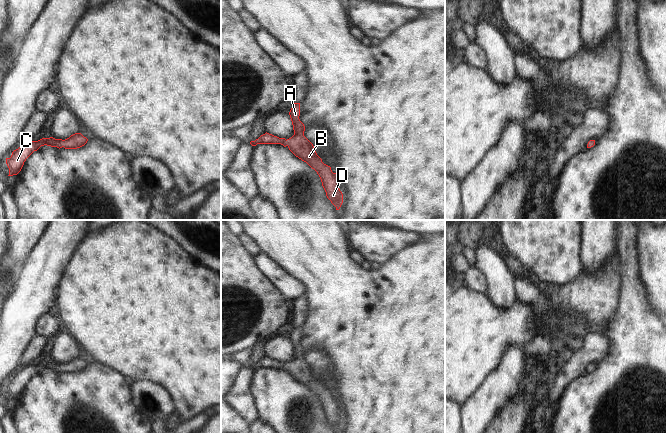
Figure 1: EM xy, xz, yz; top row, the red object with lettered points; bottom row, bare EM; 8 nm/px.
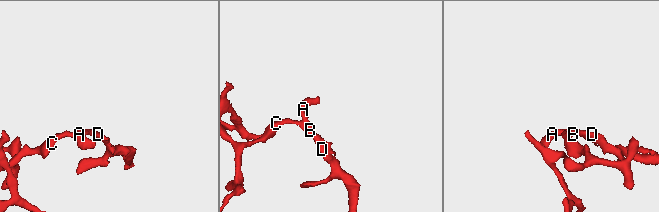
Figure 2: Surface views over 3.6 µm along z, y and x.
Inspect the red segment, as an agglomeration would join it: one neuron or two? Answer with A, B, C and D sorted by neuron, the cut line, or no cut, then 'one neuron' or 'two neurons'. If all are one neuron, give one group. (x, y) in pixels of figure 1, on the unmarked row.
A B C D; no cut; one neuron

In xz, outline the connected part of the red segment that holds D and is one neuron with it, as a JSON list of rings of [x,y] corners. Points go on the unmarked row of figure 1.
[[[294,327],[289,339],[294,354],[294,359],[291,362],[286,364],[285,362],[279,362],[266,356],[255,365],[251,365],[250,368],[252,370],[256,370],[257,368],[281,368],[284,371],[287,370],[296,381],[306,386],[317,396],[327,422],[336,433],[340,433],[343,427],[343,418],[339,413],[339,401],[336,397],[332,396],[330,390],[322,386],[313,368],[304,360],[305,350],[299,343],[300,327]]]

